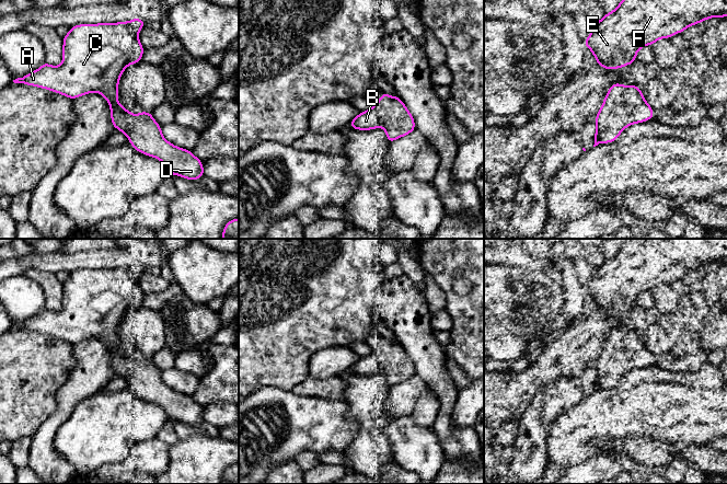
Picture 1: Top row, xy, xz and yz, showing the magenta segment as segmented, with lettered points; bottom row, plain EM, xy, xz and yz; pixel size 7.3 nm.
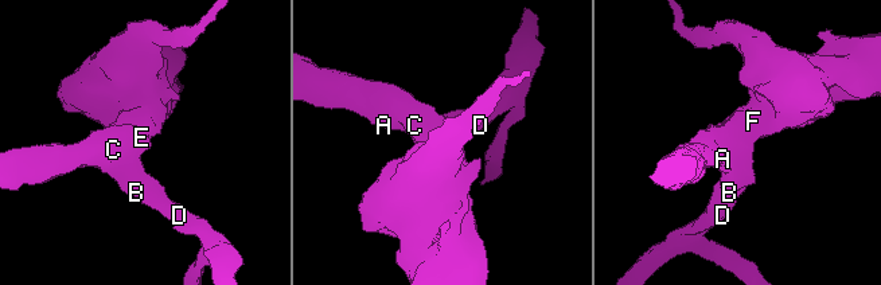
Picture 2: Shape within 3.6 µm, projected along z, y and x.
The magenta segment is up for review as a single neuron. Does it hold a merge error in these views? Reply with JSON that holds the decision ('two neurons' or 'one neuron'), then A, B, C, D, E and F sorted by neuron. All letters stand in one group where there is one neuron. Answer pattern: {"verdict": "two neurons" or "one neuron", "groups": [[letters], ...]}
{"verdict": "one neuron", "groups": [["A", "B", "C", "D", "E", "F"]]}

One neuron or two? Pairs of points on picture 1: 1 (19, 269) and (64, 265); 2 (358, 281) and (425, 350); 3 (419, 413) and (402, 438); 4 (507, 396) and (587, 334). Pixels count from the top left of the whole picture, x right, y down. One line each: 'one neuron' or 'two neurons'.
1: one neuron
2: two neurons
3: two neurons
4: one neuron

